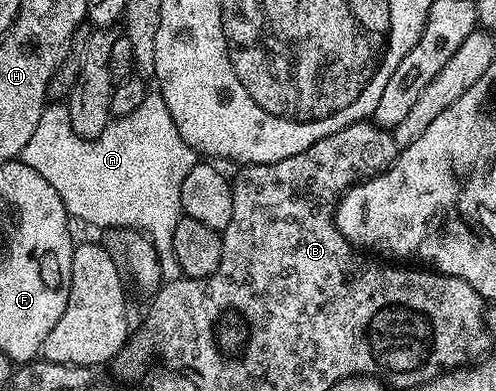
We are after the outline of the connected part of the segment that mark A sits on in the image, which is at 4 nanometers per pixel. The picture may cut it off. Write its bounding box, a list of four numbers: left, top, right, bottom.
[20,92,196,282]

